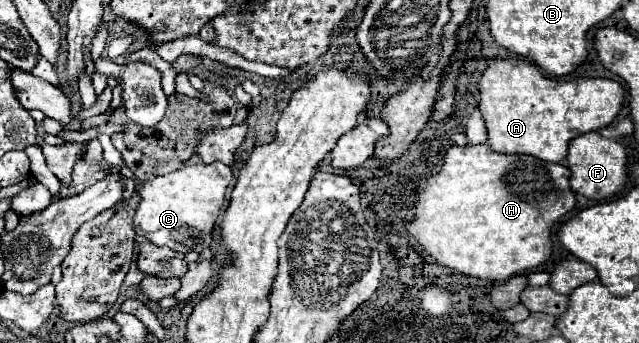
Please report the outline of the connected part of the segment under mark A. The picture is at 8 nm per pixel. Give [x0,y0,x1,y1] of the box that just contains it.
[479,58,623,162]

